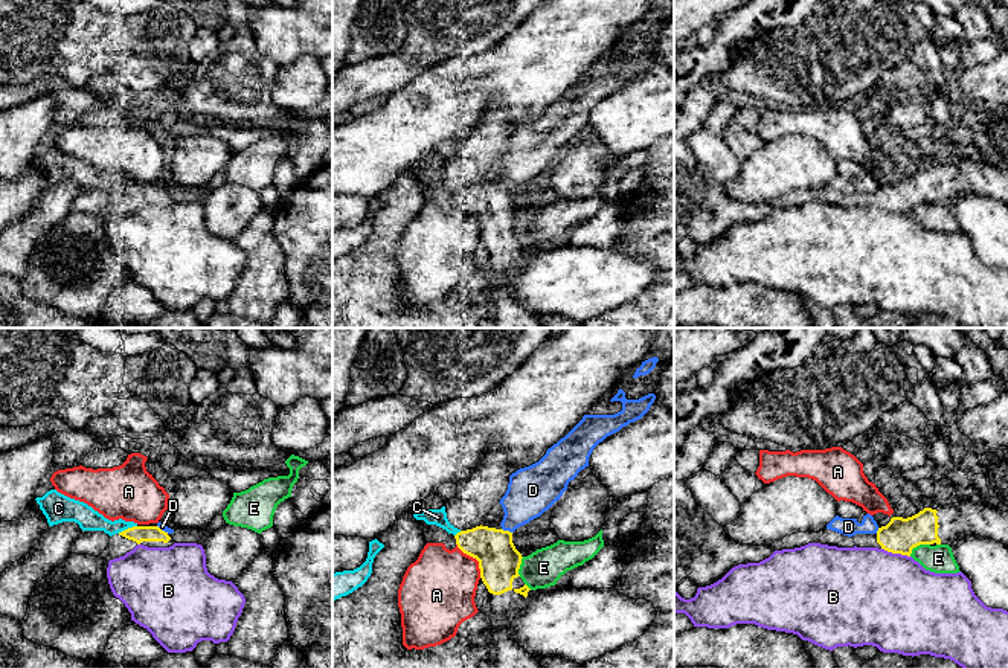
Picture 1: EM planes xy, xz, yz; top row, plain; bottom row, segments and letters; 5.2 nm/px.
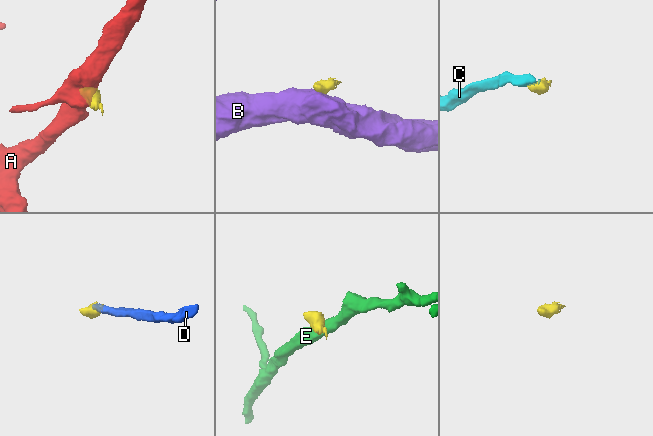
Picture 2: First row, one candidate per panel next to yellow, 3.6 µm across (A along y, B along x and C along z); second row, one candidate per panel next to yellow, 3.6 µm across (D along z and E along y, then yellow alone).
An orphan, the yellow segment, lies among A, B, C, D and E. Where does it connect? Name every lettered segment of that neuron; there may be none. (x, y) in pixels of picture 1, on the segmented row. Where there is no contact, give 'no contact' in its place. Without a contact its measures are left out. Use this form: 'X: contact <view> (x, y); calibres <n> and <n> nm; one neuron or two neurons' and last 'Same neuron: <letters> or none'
A: contact xz (475, 557); calibres 220 and 380 nm; two neurons
B: contact yz (895, 552); calibres 190 and 480 nm; two neurons
C: contact xy (127, 529); calibres 90 and 120 nm; two neurons
D: contact xz (507, 531); calibres 220 and 260 nm; two neurons
E: contact yz (917, 545); calibres 190 and 150 nm; two neurons
Same neuron: none

